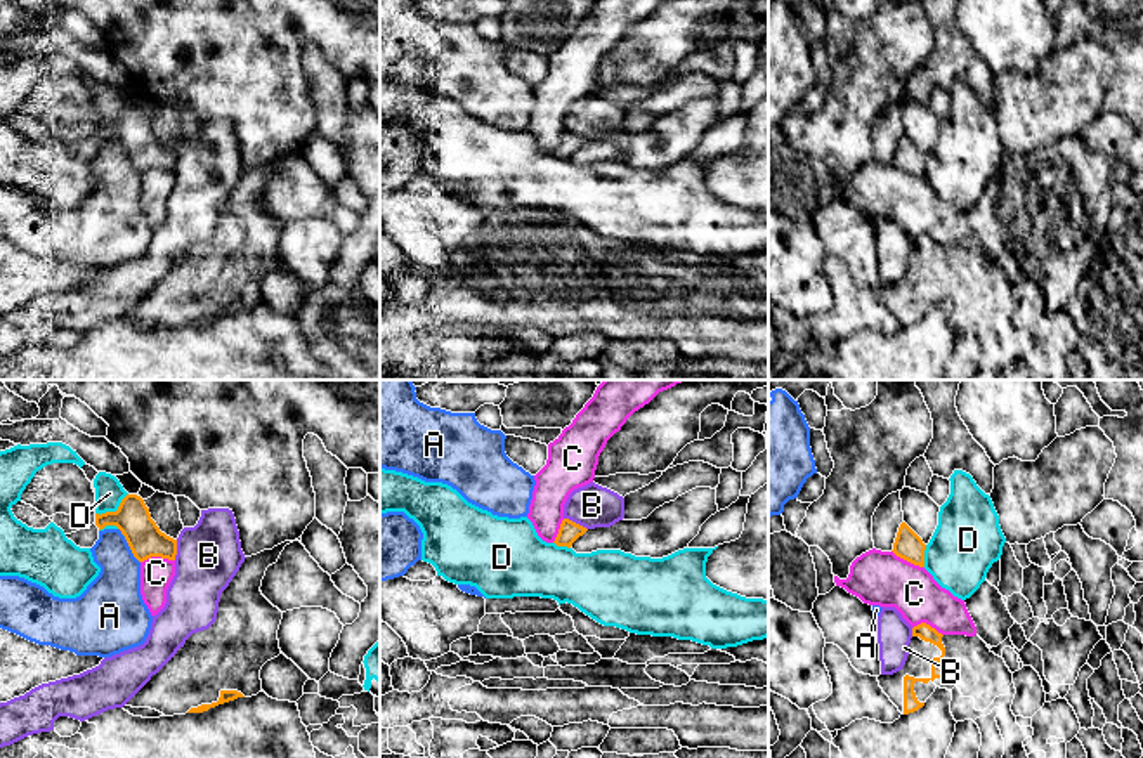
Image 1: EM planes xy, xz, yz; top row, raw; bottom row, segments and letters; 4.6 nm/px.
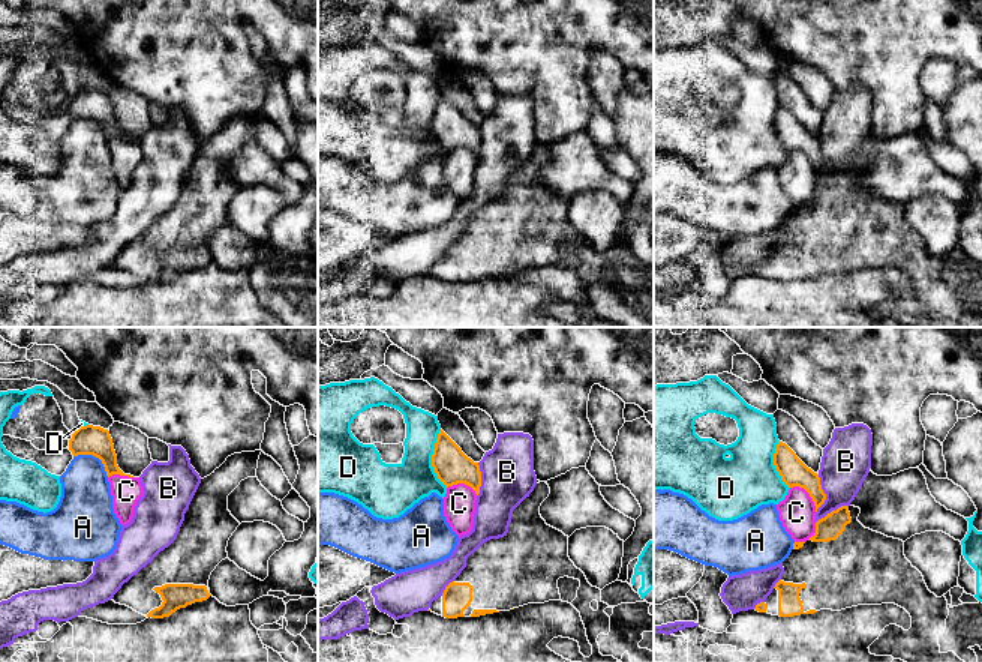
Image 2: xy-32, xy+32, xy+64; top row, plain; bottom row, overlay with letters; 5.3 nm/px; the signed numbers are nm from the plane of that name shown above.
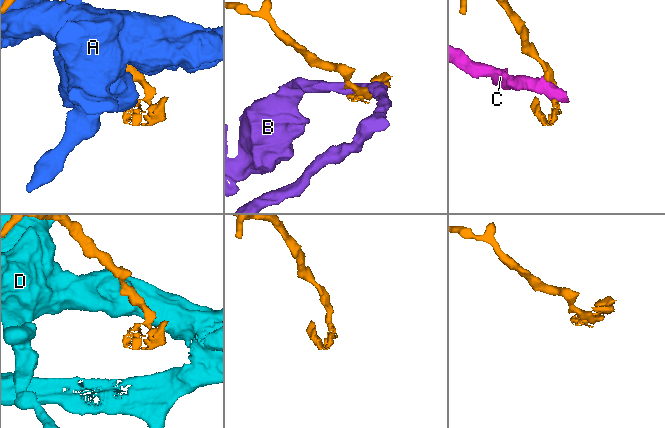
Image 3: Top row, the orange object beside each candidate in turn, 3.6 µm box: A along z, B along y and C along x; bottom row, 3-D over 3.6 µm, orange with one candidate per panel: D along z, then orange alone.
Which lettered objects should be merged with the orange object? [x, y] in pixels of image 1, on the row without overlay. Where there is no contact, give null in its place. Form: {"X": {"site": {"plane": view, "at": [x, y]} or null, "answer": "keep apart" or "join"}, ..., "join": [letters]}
{"A": {"site": {"plane": "xy", "at": [129, 156]}, "answer": "keep apart"}, "B": {"site": {"plane": "xz", "at": [574, 134]}, "answer": "keep apart"}, "C": {"site": {"plane": "xy", "at": [156, 167]}, "answer": "keep apart"}, "D": {"site": {"plane": "xy", "at": [113, 124]}, "answer": "keep apart"}, "join": []}

